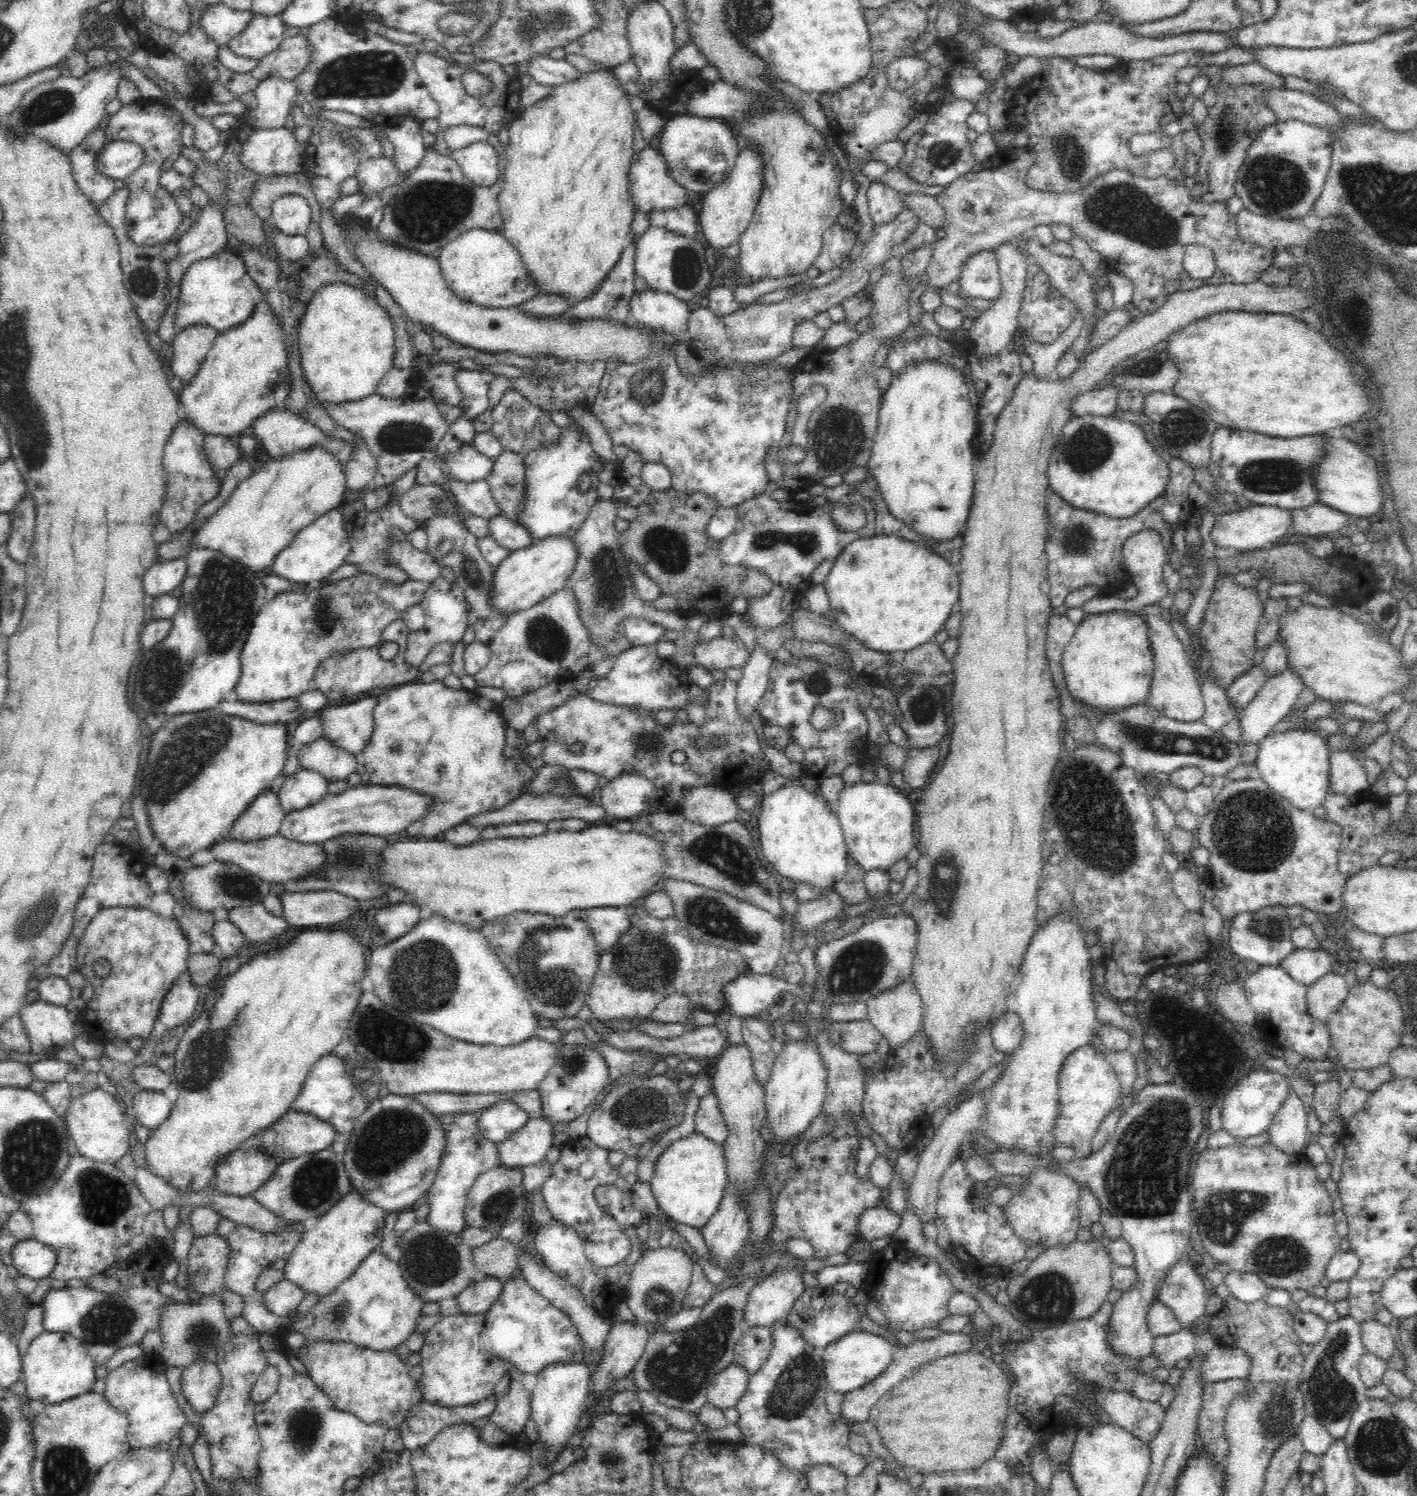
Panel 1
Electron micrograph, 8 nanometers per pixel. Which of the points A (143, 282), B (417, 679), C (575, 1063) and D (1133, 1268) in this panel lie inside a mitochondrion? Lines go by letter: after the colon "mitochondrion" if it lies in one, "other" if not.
A: mitochondrion
B: other
C: mitochondrion
D: other

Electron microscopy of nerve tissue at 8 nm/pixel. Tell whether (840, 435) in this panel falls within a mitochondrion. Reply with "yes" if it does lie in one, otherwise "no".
yes

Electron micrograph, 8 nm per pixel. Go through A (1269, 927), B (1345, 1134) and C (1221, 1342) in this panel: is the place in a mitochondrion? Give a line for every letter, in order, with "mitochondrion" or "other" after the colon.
A: mitochondrion
B: other
C: other

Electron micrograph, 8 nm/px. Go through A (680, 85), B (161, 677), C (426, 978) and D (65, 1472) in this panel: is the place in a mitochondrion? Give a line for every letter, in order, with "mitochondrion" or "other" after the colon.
A: other
B: mitochondrion
C: mitochondrion
D: mitochondrion

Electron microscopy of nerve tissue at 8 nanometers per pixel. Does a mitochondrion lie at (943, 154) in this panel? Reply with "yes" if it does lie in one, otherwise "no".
yes

